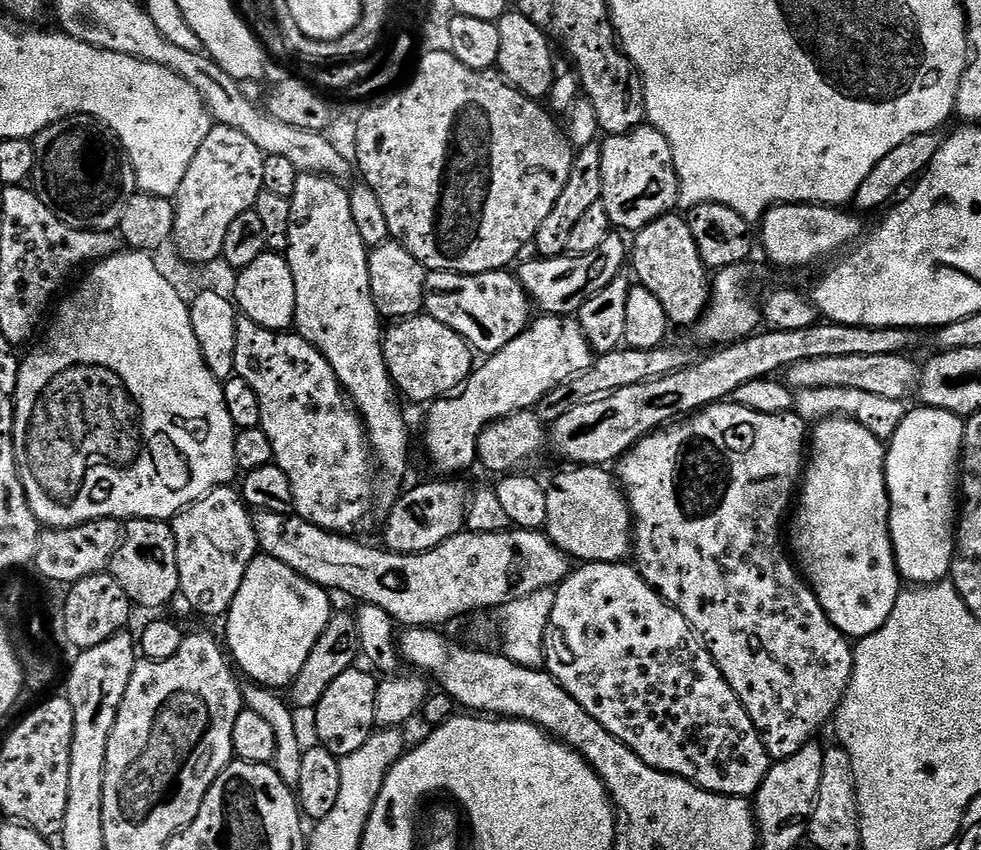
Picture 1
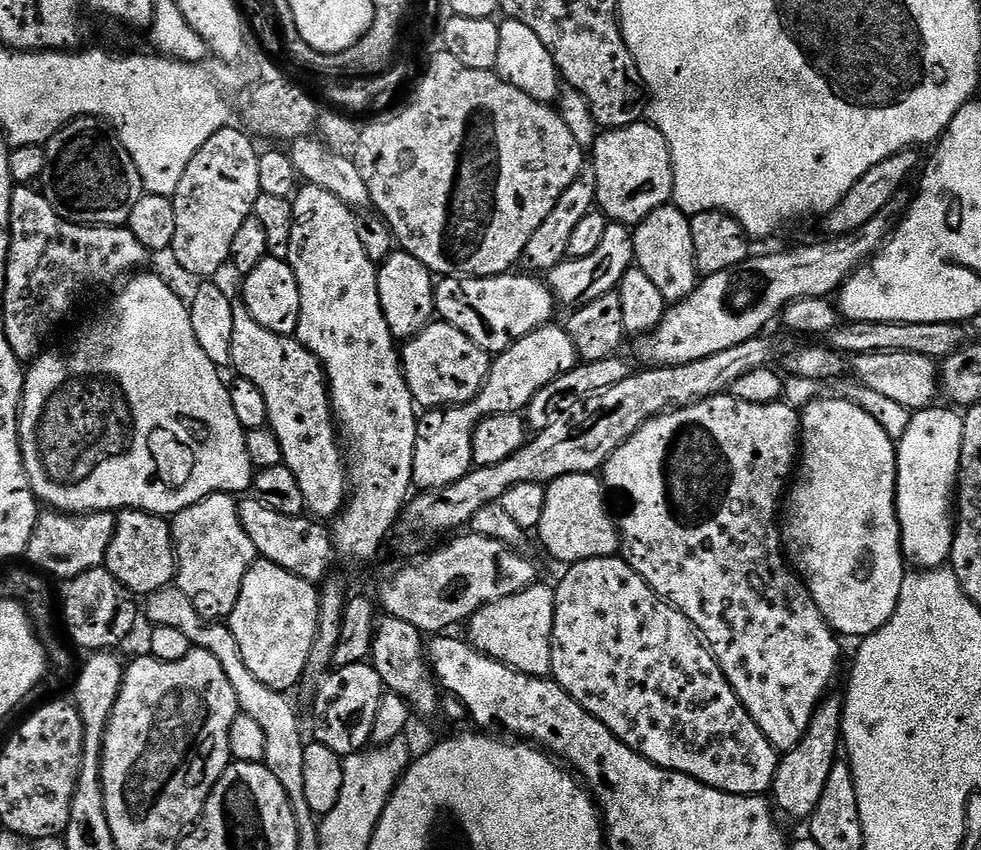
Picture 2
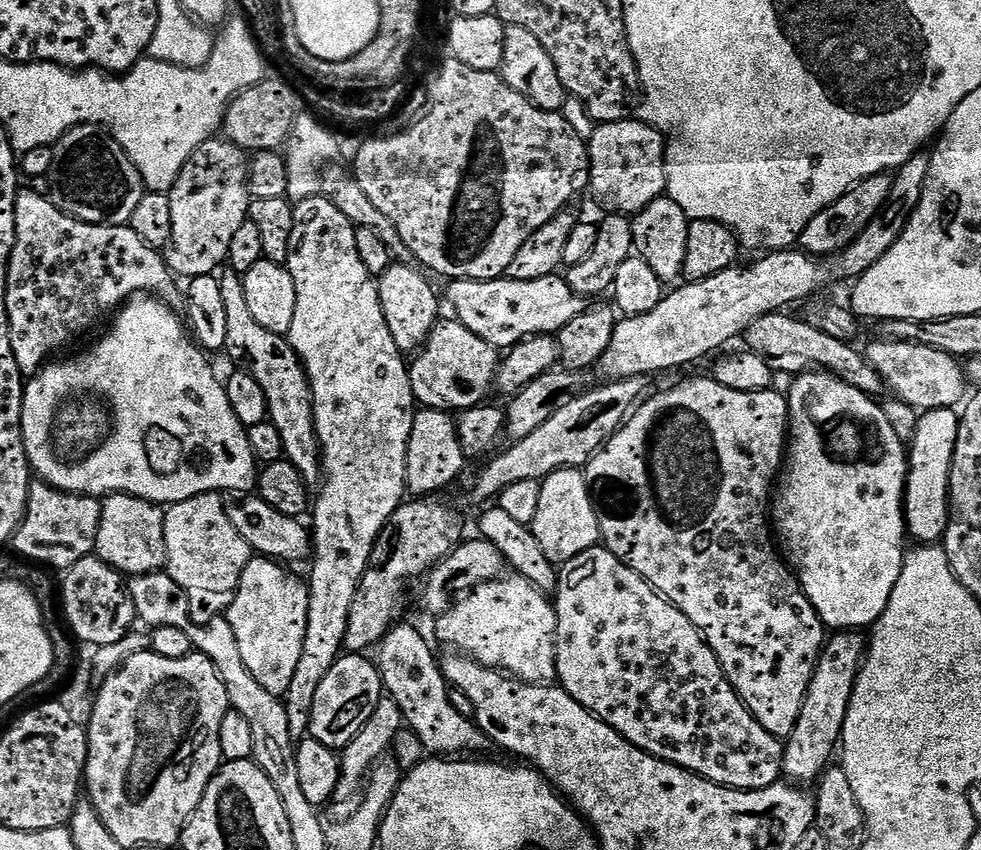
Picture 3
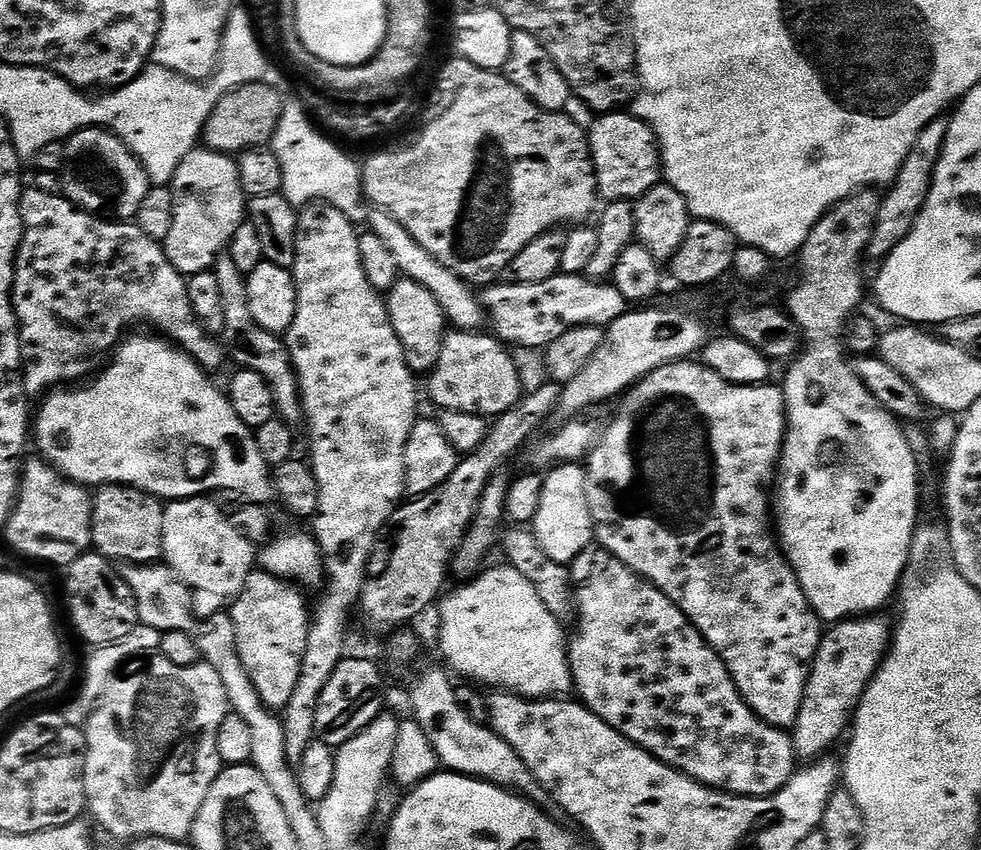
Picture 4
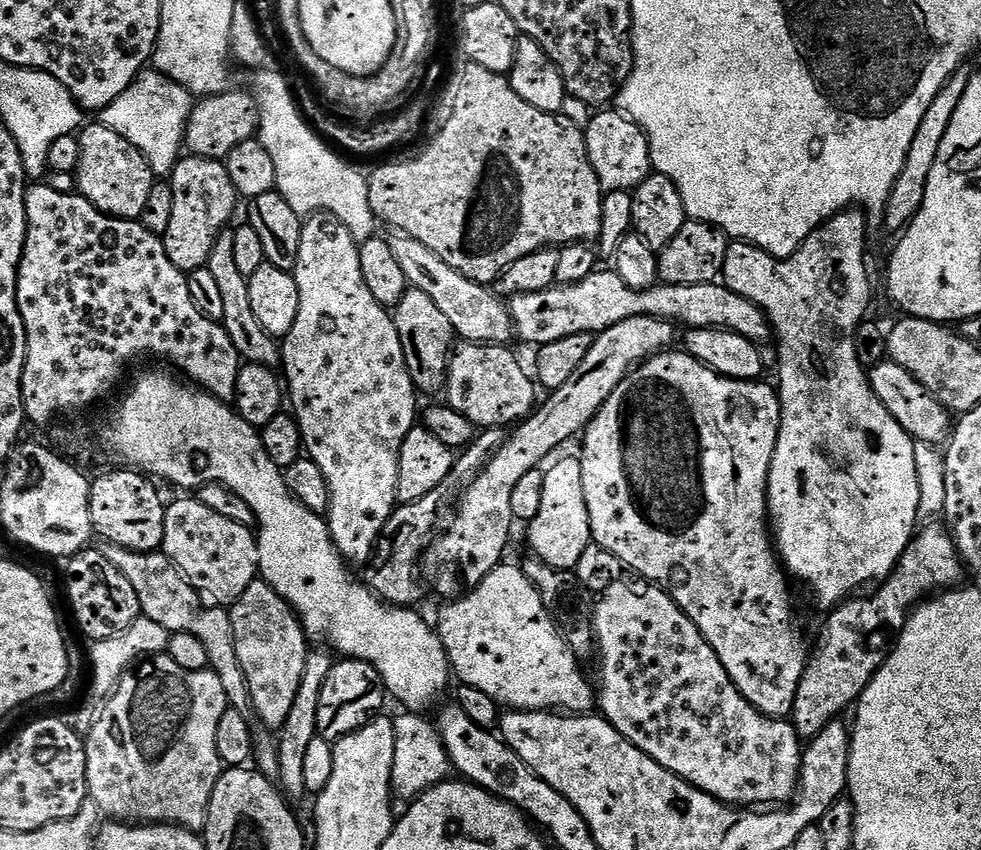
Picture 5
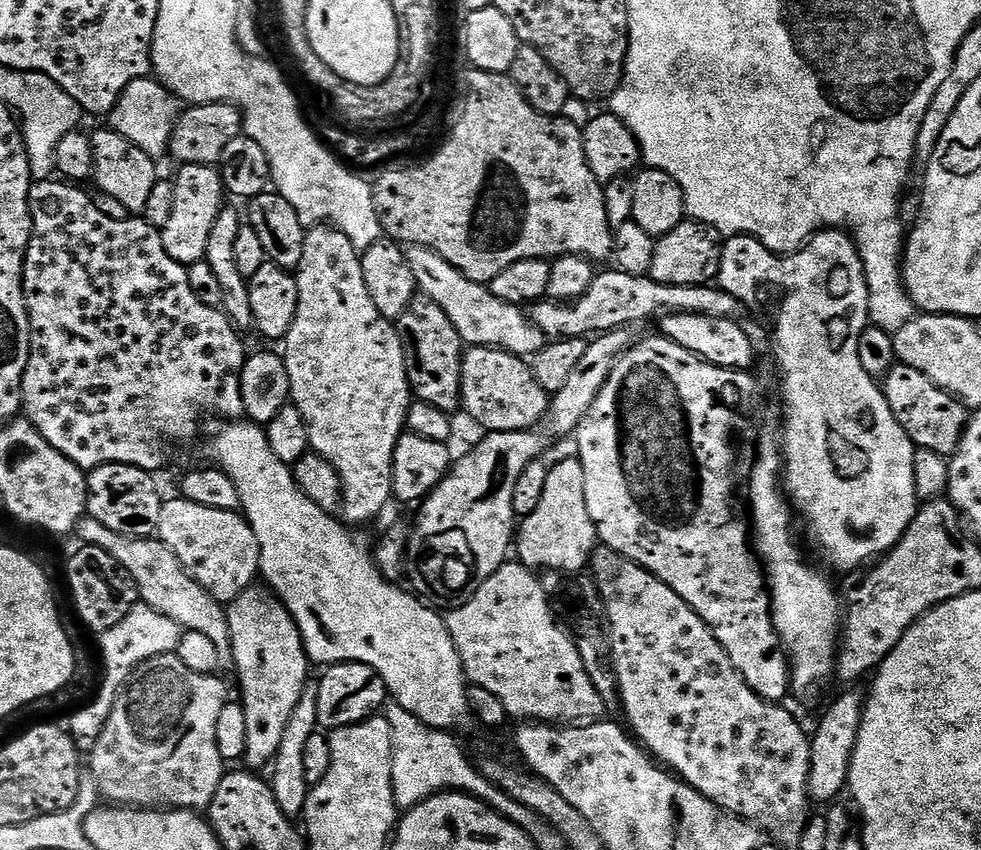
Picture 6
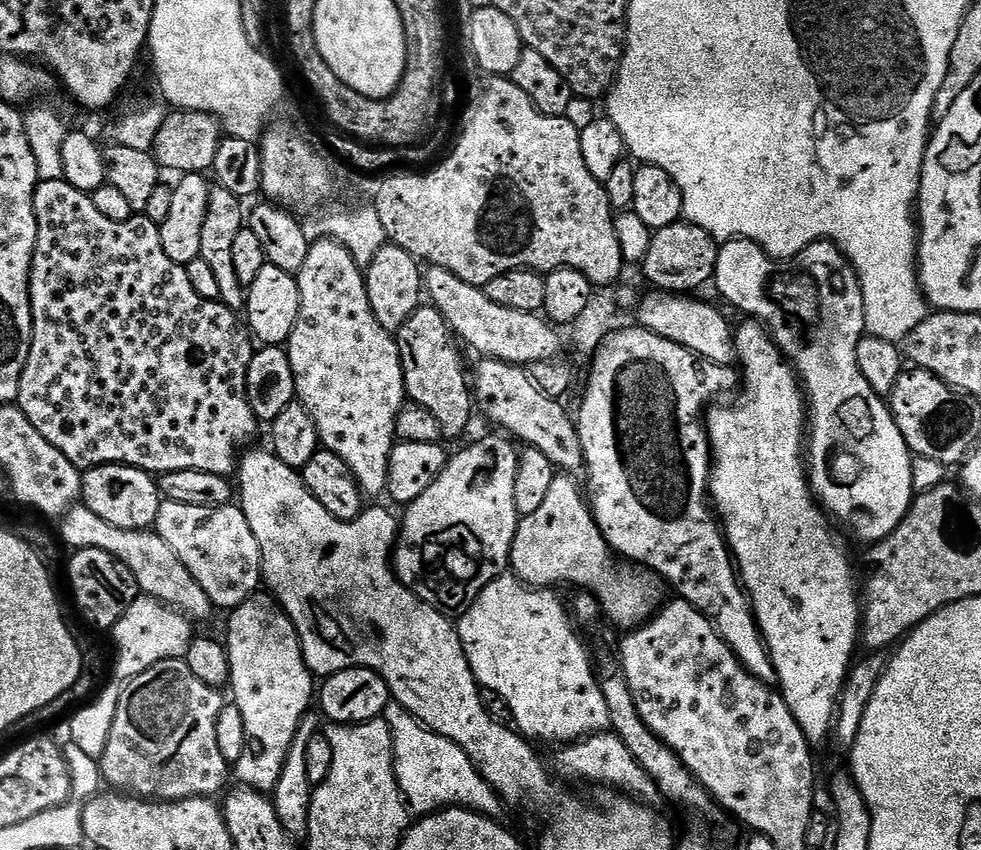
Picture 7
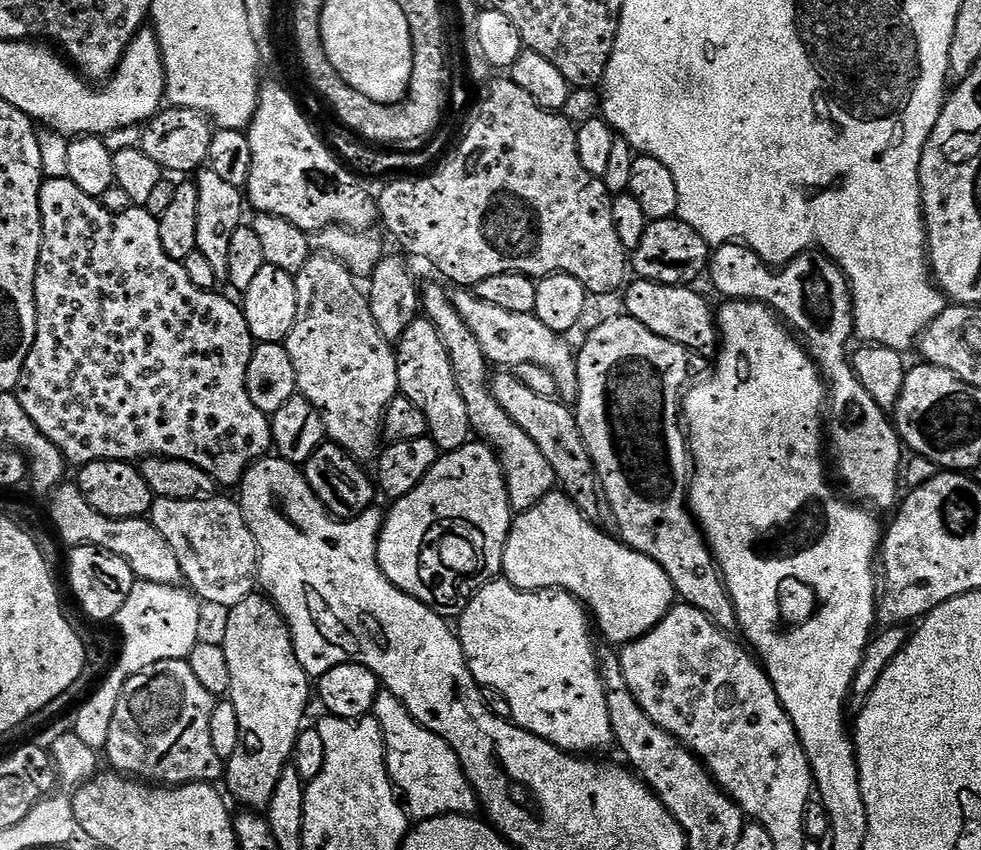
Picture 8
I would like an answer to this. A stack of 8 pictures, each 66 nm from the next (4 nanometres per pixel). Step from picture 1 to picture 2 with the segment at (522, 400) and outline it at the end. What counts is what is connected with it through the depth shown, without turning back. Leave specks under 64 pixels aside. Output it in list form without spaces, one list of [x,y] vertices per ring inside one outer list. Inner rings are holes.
[[[553,322],[543,328],[535,328],[530,334],[518,338],[506,351],[493,359],[486,382],[473,400],[465,404],[453,404],[447,408],[427,409],[416,421],[414,438],[414,470],[412,483],[419,491],[429,492],[458,482],[471,472],[474,430],[485,416],[503,412],[523,413],[528,403],[554,378],[574,370],[578,357],[567,327]]]

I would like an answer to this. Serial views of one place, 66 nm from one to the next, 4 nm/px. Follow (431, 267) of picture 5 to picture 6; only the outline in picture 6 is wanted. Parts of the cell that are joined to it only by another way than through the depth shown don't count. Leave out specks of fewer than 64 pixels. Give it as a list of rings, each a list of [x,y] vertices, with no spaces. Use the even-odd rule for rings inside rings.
[[[412,246],[407,249],[406,255],[410,270],[414,270],[417,289],[446,310],[446,318],[454,322],[454,330],[458,330],[465,345],[500,348],[521,358],[530,358],[544,347],[546,337],[532,324],[523,307],[502,302],[502,298],[494,298],[487,286],[475,284],[430,248]]]

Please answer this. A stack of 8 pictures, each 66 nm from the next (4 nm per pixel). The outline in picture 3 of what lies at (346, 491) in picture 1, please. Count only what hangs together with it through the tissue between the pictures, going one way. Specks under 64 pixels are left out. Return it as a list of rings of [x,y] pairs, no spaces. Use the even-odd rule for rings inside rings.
[[[225,271],[225,276],[219,277],[222,286],[222,299],[226,305],[226,356],[236,363],[237,369],[248,372],[258,386],[266,394],[266,406],[268,407],[268,420],[278,426],[278,434],[282,437],[284,447],[284,459],[290,461],[300,471],[302,478],[310,486],[316,486],[322,480],[322,457],[320,454],[320,443],[316,437],[316,423],[312,413],[312,387],[308,381],[308,375],[304,369],[304,363],[298,358],[298,354],[290,346],[287,338],[266,330],[266,326],[258,326],[254,322],[254,314],[250,314],[250,306],[246,306],[246,290],[239,272]]]

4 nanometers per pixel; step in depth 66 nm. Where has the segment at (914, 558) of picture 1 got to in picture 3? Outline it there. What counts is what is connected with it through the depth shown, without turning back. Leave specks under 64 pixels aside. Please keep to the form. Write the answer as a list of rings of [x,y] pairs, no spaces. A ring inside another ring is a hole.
[[[935,408],[924,412],[910,441],[908,485],[904,487],[904,523],[909,537],[924,544],[943,541],[950,515],[950,474],[958,442],[961,413],[956,408]]]

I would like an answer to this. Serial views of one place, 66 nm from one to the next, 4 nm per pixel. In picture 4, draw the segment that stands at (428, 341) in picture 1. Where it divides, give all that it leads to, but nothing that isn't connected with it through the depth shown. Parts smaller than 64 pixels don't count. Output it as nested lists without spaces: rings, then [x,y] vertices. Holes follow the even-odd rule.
[[[452,330],[445,335],[438,358],[426,376],[428,396],[437,404],[437,409],[462,410],[466,414],[495,418],[513,408],[525,395],[526,387],[520,381],[520,368],[515,358],[508,353],[511,351],[495,335],[483,336],[482,333],[480,330]]]

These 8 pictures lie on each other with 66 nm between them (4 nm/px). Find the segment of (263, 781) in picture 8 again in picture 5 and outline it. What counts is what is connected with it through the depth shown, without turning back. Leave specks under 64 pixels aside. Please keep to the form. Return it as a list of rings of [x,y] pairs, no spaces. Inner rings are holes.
[[[262,578],[246,586],[244,593],[231,605],[230,611],[238,662],[246,678],[255,719],[260,719],[265,729],[279,730],[290,715],[290,706],[294,706],[310,651],[300,617]]]

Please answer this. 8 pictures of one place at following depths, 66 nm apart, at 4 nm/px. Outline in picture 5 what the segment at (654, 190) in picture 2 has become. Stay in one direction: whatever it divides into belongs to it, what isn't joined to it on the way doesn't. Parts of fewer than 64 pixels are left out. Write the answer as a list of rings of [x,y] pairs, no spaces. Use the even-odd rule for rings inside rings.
[[[619,110],[597,112],[600,113],[584,128],[590,166],[594,166],[594,174],[598,174],[598,182],[605,193],[632,192],[653,171],[646,134],[629,116]]]

